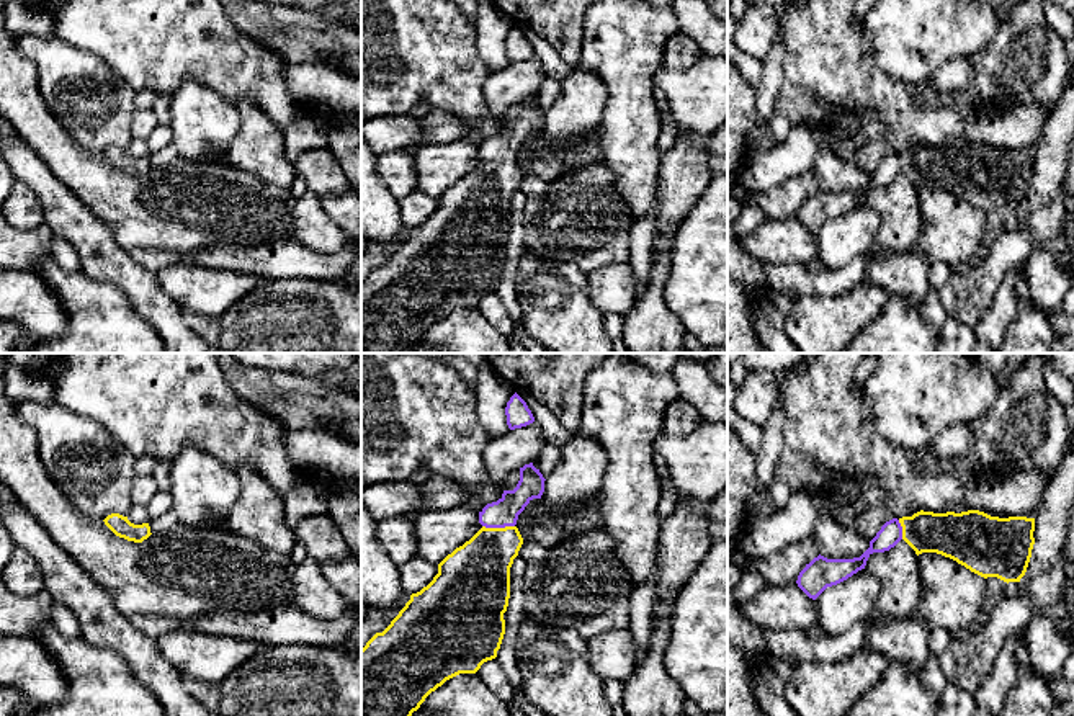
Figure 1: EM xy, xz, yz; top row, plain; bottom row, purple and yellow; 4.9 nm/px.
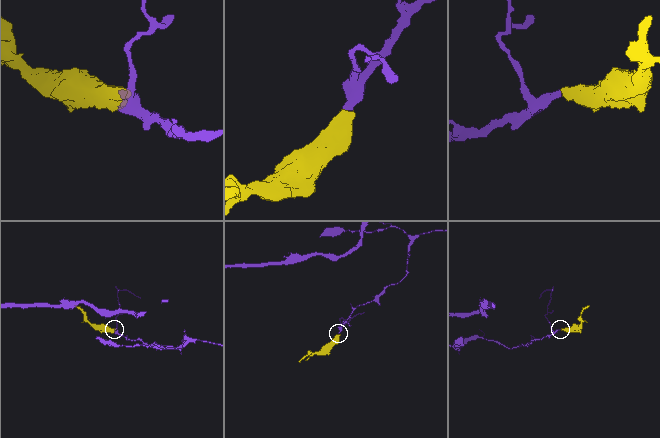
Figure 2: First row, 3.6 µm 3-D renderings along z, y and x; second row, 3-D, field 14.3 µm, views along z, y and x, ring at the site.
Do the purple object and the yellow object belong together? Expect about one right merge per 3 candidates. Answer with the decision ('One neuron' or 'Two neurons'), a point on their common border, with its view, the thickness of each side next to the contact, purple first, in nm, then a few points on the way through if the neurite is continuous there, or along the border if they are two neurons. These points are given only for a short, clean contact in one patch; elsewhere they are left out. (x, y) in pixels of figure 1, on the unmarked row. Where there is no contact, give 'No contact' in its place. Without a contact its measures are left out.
One neuron. Touches purple at xz (499, 161). Thickness 140 nm (purple) against 320 nm

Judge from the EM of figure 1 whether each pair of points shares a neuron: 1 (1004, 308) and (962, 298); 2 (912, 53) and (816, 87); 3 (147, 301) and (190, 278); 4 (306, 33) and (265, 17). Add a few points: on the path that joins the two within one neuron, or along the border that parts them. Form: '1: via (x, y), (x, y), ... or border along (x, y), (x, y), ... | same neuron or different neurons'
1: border along (1007, 270), (989, 308), (971, 327) | different neurons
2: border along (862, 30), (872, 61), (911, 84) | different neurons
3: border along (154, 275), (161, 288), (182, 309) | different neurons
4: via (296, 33), (275, 26) | same neuron

